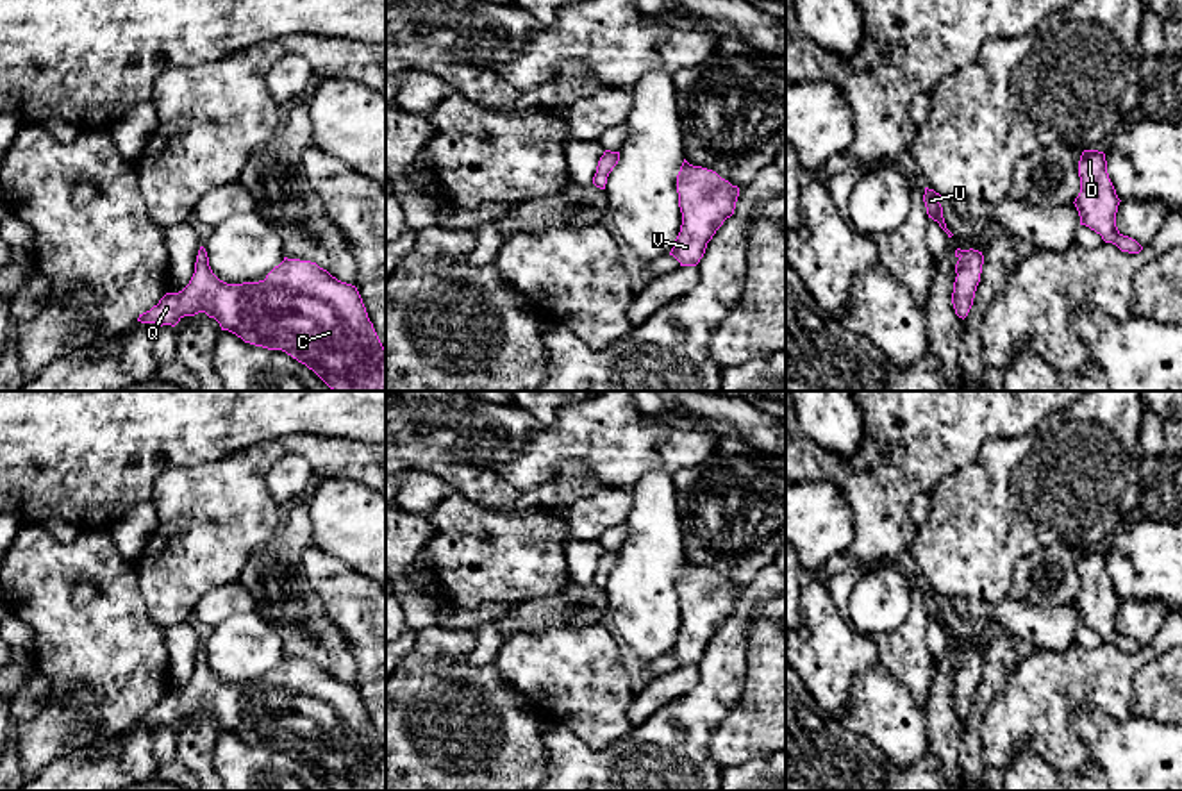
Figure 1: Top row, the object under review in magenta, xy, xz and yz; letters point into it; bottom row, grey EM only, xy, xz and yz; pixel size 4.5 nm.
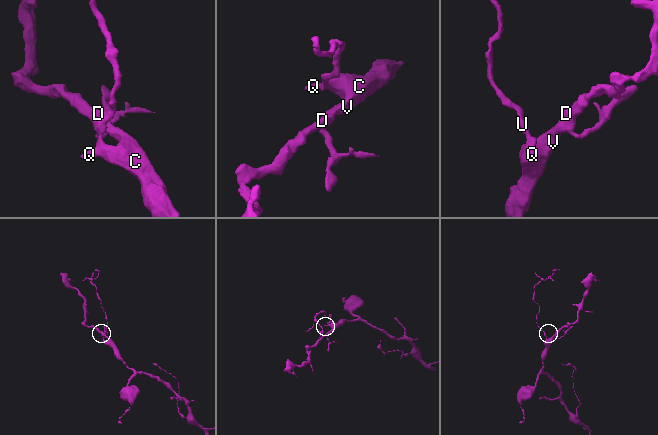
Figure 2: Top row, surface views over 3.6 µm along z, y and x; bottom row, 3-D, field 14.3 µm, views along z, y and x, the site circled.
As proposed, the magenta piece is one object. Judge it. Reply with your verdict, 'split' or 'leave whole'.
leave whole

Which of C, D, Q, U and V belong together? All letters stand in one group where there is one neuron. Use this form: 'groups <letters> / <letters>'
groups C D Q U V

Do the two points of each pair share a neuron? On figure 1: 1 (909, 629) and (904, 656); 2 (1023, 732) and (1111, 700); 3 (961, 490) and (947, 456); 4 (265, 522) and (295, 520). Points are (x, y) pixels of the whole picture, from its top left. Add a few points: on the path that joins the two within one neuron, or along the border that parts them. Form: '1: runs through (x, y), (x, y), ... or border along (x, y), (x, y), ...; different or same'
1: runs through (909, 636), (904, 649); same
2: runs through (1045, 711), (1063, 693), (1090, 693); same
3: border along (982, 443), (968, 465), (947, 474), (927, 491); different
4: border along (284, 511), (284, 520), (277, 531), (254, 550); different

